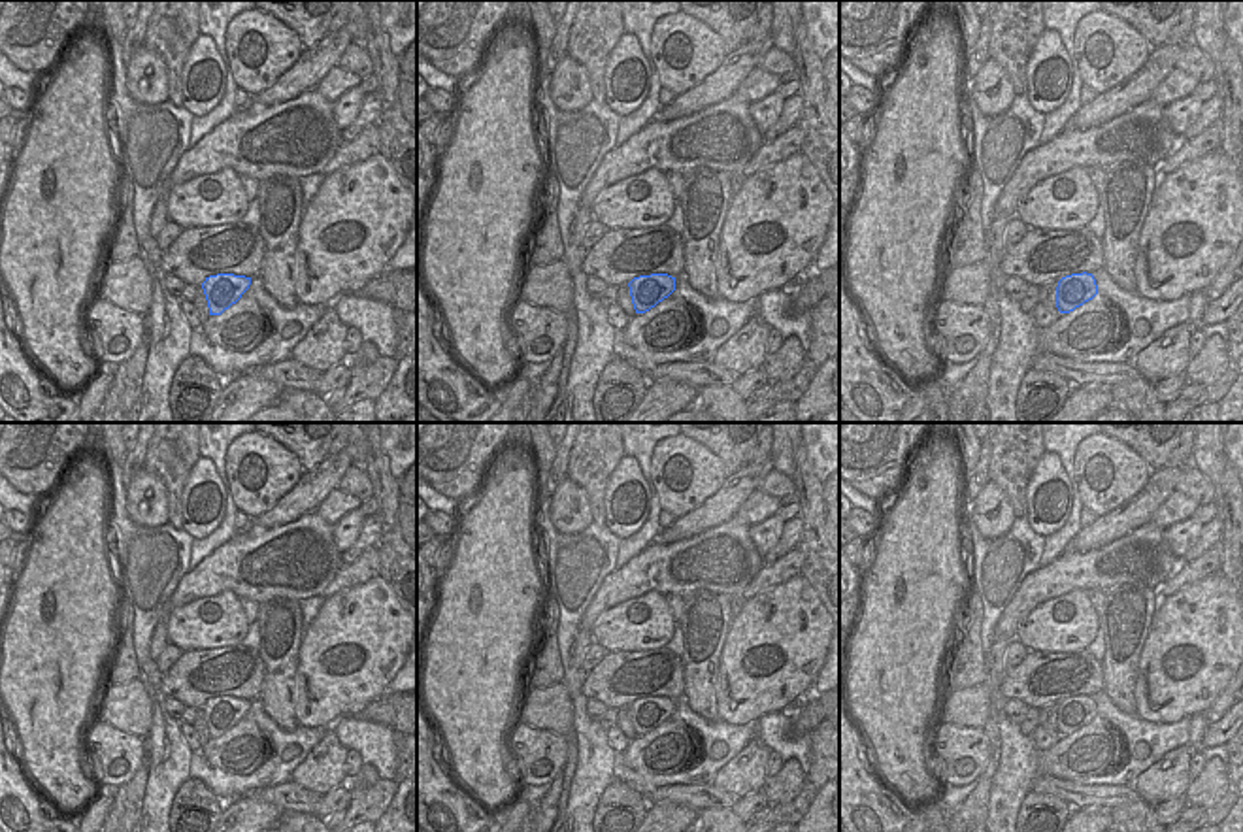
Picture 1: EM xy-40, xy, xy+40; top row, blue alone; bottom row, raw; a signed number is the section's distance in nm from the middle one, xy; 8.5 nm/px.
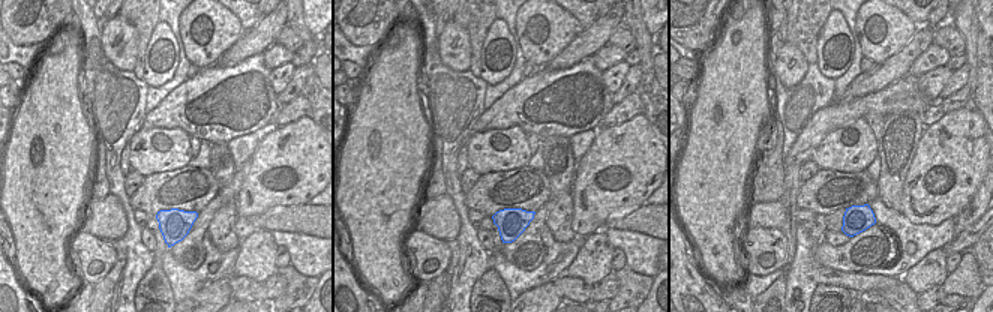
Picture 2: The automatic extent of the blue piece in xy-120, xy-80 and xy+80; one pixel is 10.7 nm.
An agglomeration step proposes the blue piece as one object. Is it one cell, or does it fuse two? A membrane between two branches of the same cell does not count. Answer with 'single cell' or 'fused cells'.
single cell

